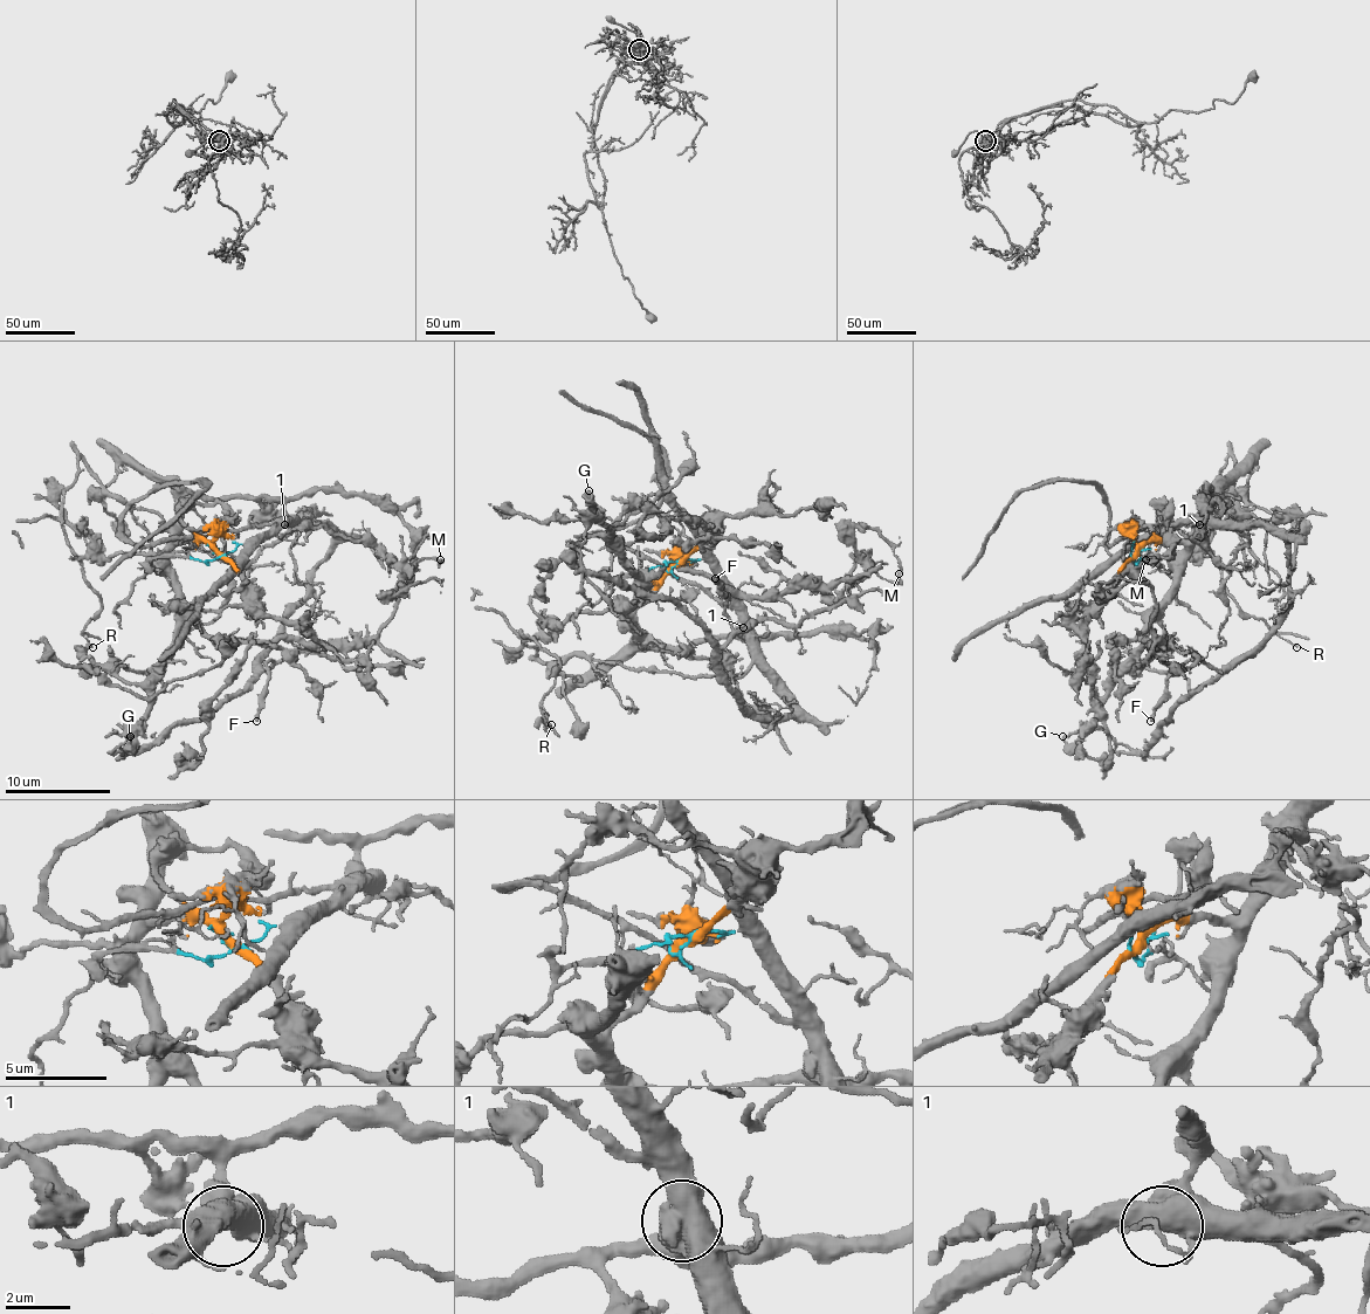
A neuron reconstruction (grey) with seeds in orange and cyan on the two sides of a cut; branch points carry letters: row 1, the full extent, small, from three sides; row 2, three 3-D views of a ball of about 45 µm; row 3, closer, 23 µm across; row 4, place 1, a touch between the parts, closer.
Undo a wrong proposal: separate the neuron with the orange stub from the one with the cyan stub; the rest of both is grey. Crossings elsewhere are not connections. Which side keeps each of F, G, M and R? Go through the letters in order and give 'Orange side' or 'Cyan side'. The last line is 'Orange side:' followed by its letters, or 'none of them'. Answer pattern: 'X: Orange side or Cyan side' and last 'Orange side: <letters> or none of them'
F: Cyan side
G: Orange side
M: Orange side
R: Orange side
Orange side: G, M, R

